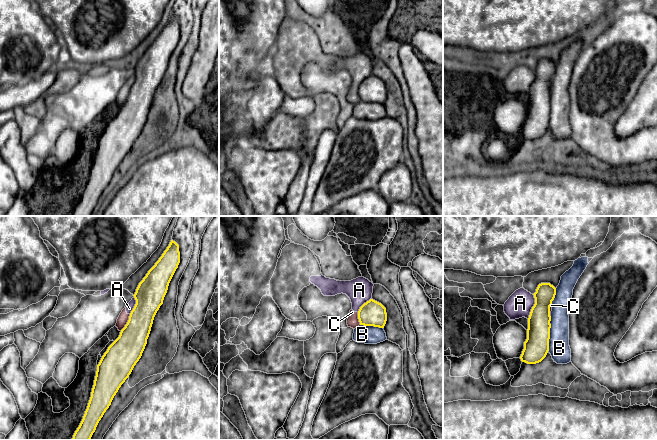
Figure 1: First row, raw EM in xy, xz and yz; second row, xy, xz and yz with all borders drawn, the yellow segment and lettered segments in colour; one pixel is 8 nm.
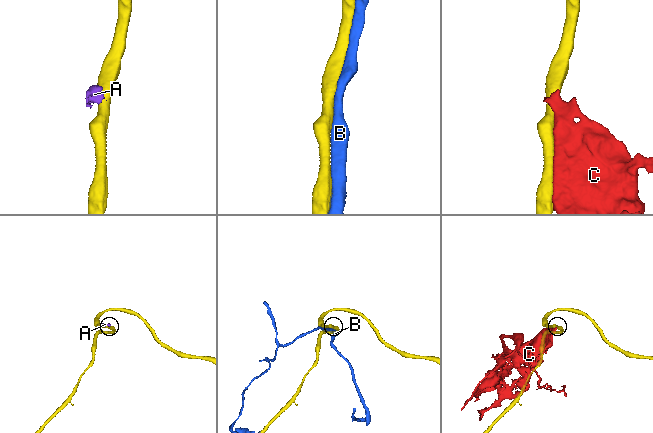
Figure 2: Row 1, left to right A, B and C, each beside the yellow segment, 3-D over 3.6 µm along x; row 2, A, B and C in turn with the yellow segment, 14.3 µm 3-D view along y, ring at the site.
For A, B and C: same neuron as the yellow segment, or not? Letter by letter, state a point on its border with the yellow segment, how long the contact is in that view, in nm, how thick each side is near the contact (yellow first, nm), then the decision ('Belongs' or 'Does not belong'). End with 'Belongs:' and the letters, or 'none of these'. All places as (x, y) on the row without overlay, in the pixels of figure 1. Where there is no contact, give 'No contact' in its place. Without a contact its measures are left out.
A: Touches yellow at yz (533, 82). Shared border 200 nm. Thickness 190 nm (yellow) against 200 nm. Does not belong
B: Touches yellow at yz (549, 109). Shared border 280 nm. Thickness 200 nm (yellow) against 170 nm. Does not belong
C: Touches yellow at xy (127, 98). Shared border 160 nm. Thickness 240 nm (yellow) against 90 nm. Does not belong
Belongs: none of these

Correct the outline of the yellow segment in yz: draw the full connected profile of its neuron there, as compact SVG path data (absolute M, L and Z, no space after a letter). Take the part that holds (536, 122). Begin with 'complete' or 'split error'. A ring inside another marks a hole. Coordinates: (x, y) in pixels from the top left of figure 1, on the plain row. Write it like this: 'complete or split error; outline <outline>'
complete; outline M541 59L533 70L535 80L528 94L527 115L520 132L522 138L541 138L549 127L551 104L550 82L556 71L556 64L550 59Z

